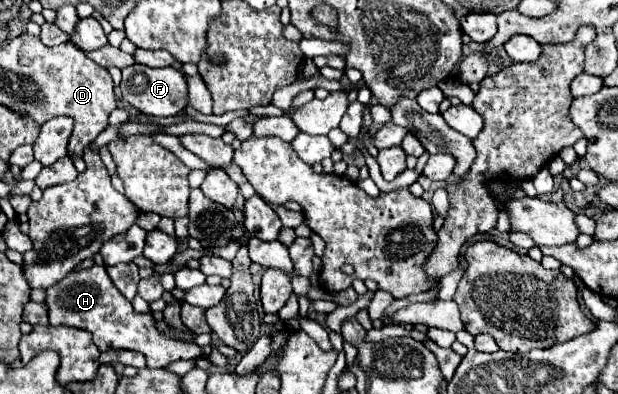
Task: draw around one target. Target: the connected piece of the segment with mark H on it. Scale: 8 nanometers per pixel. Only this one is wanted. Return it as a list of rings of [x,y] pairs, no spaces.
[[[93,265],[81,273],[69,273],[59,283],[47,289],[47,309],[51,325],[69,325],[77,329],[87,329],[93,333],[93,341],[99,351],[107,349],[131,349],[139,351],[147,359],[147,367],[167,367],[179,359],[199,359],[203,349],[197,343],[185,343],[175,339],[163,339],[155,331],[151,313],[138,314],[133,305],[119,295],[113,287],[105,265]]]

